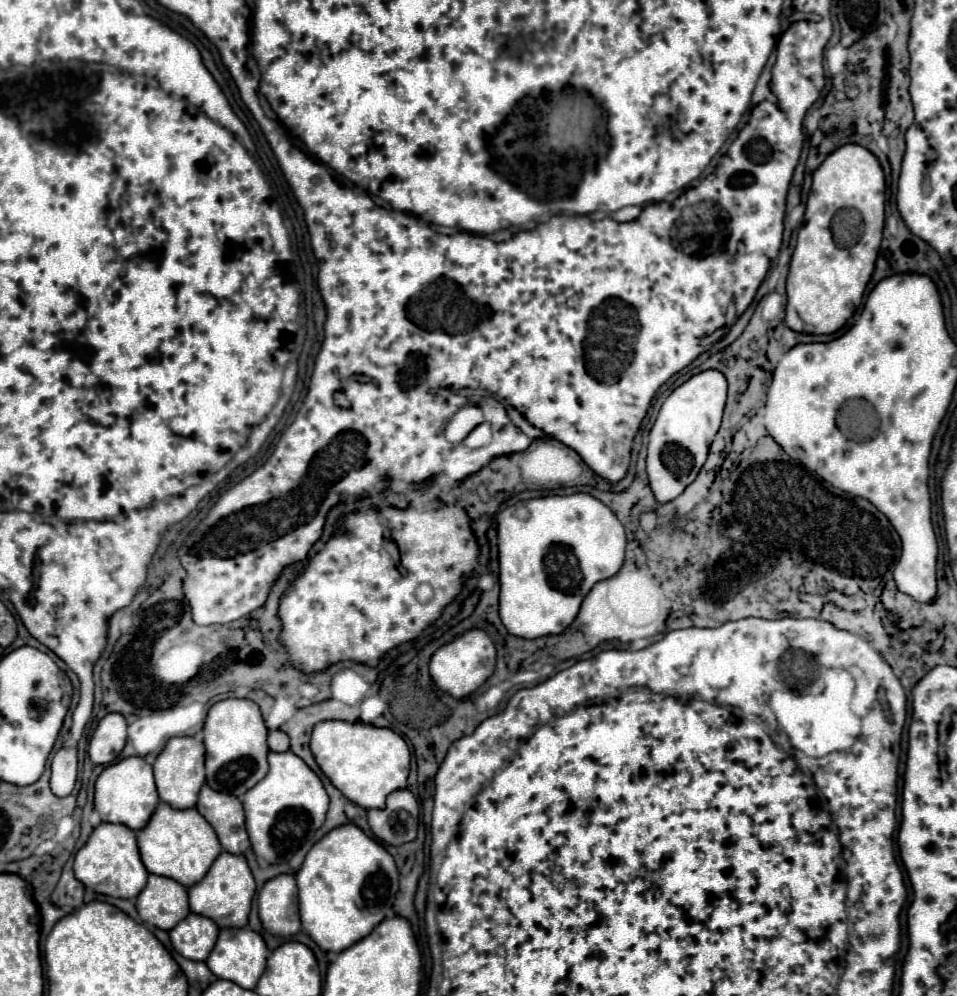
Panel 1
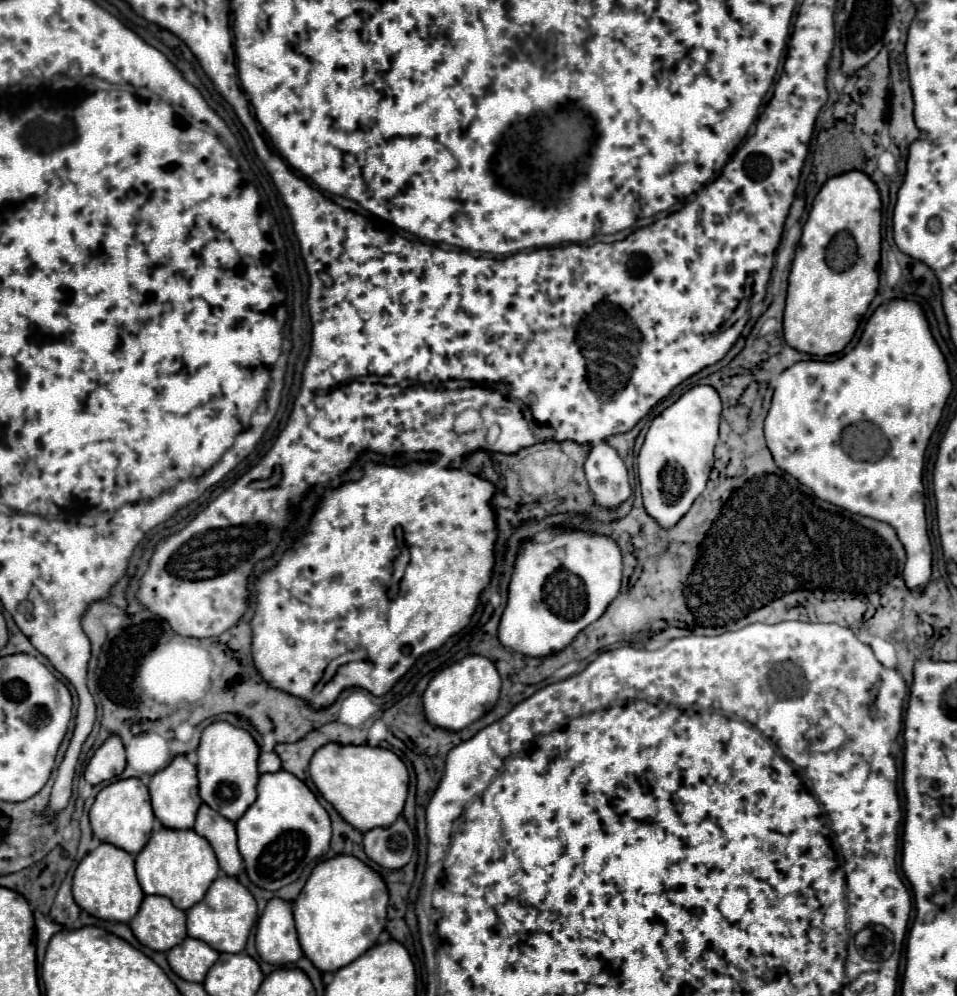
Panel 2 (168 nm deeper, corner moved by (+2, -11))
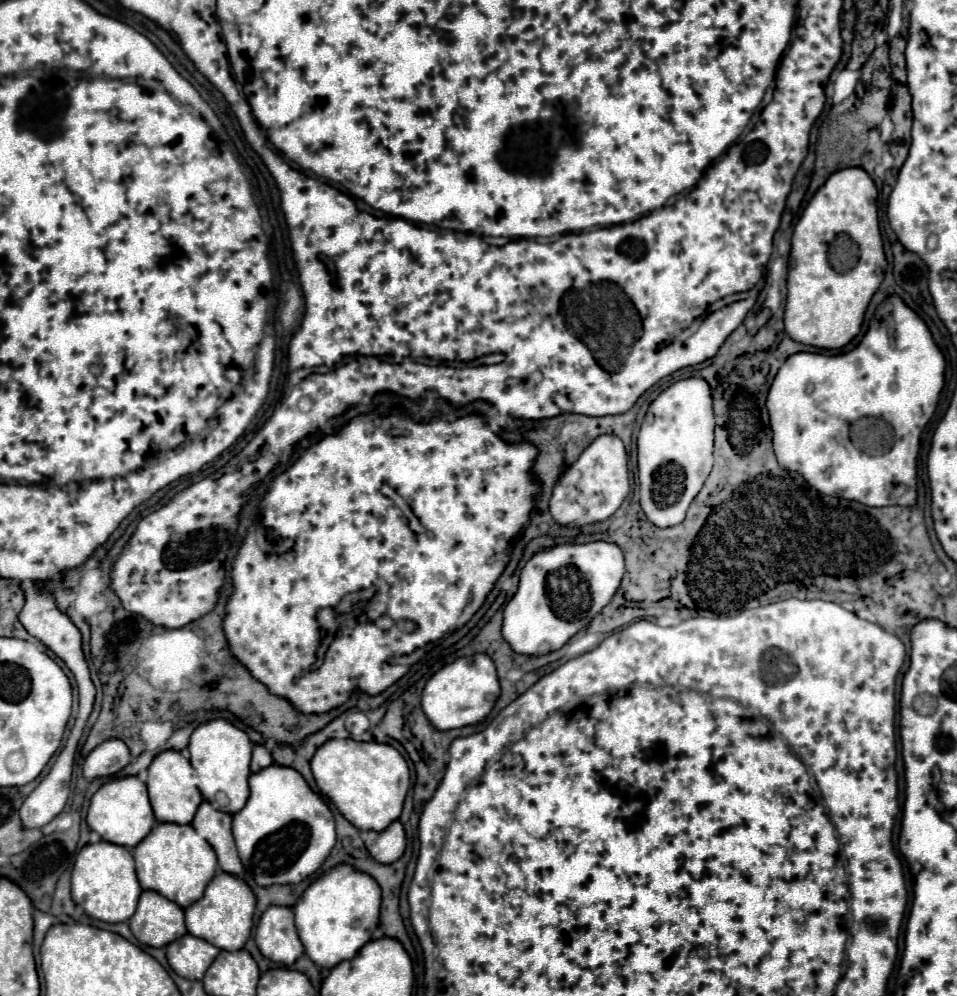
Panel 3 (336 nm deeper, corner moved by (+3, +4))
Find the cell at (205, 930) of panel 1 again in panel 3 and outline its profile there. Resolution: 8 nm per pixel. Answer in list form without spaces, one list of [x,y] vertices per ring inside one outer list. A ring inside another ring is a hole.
[[[182,936],[166,946],[166,958],[170,968],[186,980],[202,980],[208,966],[216,960],[220,950],[196,936]]]

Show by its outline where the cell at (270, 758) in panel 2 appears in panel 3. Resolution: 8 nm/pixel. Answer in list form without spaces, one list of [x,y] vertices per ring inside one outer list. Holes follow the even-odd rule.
[[[254,746],[250,770],[252,770],[252,772],[258,772],[258,770],[268,768],[268,766],[272,766],[272,764],[274,764],[274,760],[272,760],[272,756],[270,756],[268,748],[266,748],[266,746]]]

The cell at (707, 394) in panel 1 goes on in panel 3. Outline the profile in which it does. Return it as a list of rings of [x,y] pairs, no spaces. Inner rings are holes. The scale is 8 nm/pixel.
[[[686,378],[668,386],[648,408],[638,432],[640,506],[658,528],[670,528],[686,518],[688,506],[712,470],[714,412],[708,382]]]

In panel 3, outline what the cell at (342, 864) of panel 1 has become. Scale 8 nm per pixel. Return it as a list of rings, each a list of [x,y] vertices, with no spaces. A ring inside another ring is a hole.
[[[348,864],[332,868],[308,886],[302,898],[294,906],[296,930],[304,944],[306,956],[320,968],[334,968],[336,964],[350,960],[356,952],[370,942],[372,932],[378,926],[380,914],[380,886],[370,876],[352,872]]]

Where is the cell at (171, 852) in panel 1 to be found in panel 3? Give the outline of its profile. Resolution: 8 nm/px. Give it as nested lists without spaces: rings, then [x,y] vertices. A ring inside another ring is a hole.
[[[156,824],[152,832],[132,850],[132,856],[136,860],[136,874],[142,890],[154,890],[180,908],[188,908],[200,900],[208,882],[218,872],[212,846],[190,824]]]

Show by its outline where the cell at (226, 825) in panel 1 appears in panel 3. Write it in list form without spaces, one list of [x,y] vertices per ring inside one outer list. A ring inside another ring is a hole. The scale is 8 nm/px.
[[[202,802],[192,820],[192,826],[214,848],[222,872],[232,874],[232,876],[240,876],[244,872],[240,856],[236,852],[236,844],[232,840],[232,816],[230,814],[224,814],[212,808],[212,804],[208,802]]]

